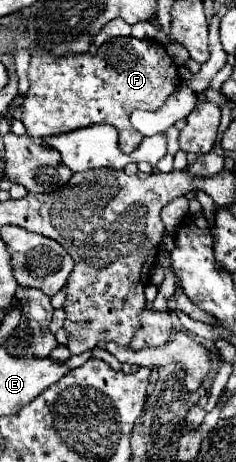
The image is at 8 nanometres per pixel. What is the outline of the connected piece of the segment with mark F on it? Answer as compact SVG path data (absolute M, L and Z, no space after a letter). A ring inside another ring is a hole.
M113 38L99 46L97 54L91 56L67 52L63 56L55 56L47 50L33 50L31 64L29 64L29 92L23 102L23 124L27 128L27 136L31 138L45 138L53 134L71 132L77 128L93 126L93 124L111 124L119 132L119 148L123 154L131 154L143 140L143 136L131 126L129 116L135 108L141 110L157 110L163 106L169 94L177 90L179 84L179 70L171 56L165 52L163 44L155 40L139 40L139 38Z

